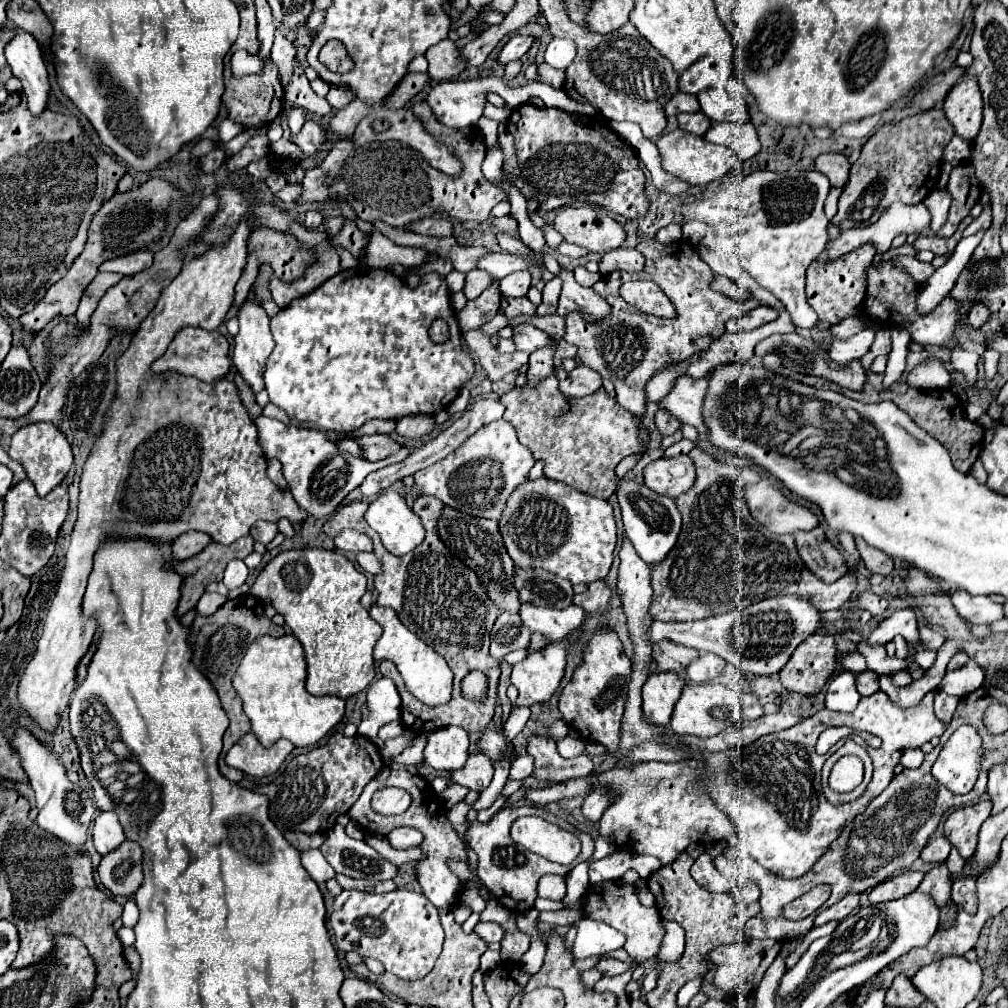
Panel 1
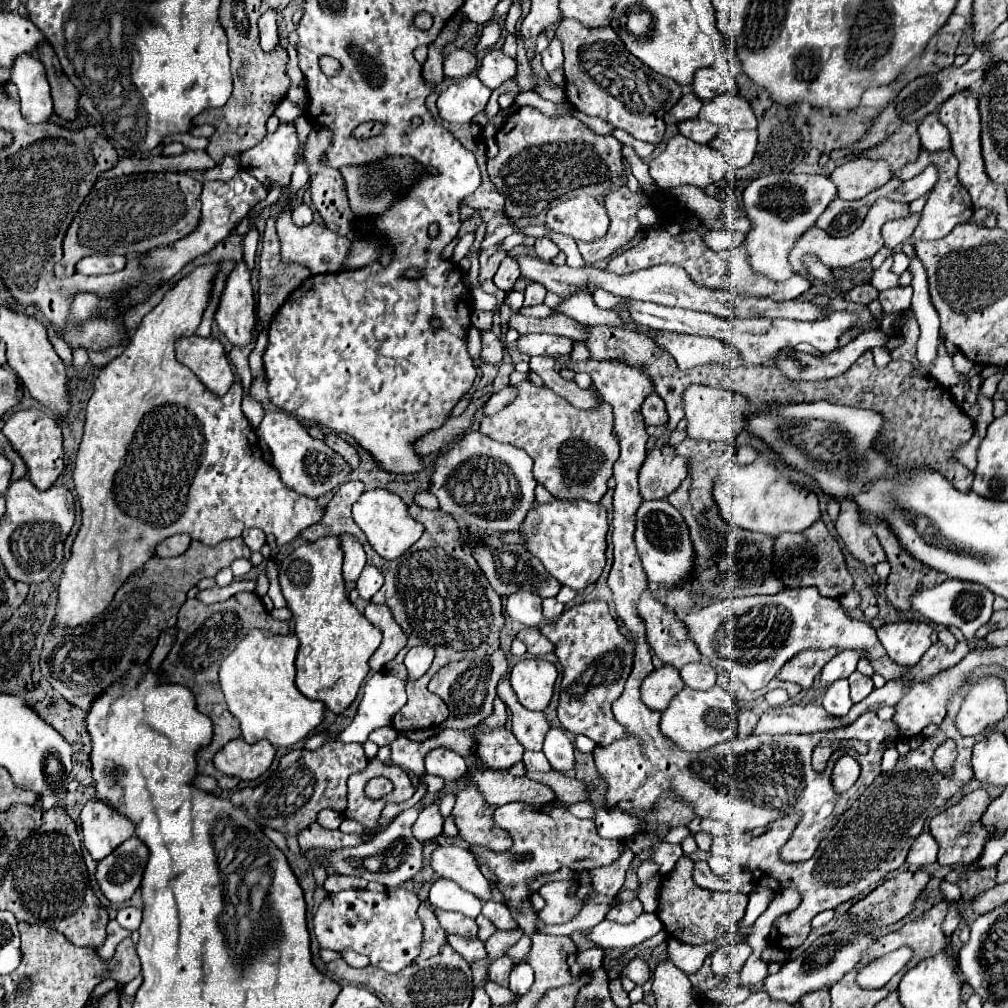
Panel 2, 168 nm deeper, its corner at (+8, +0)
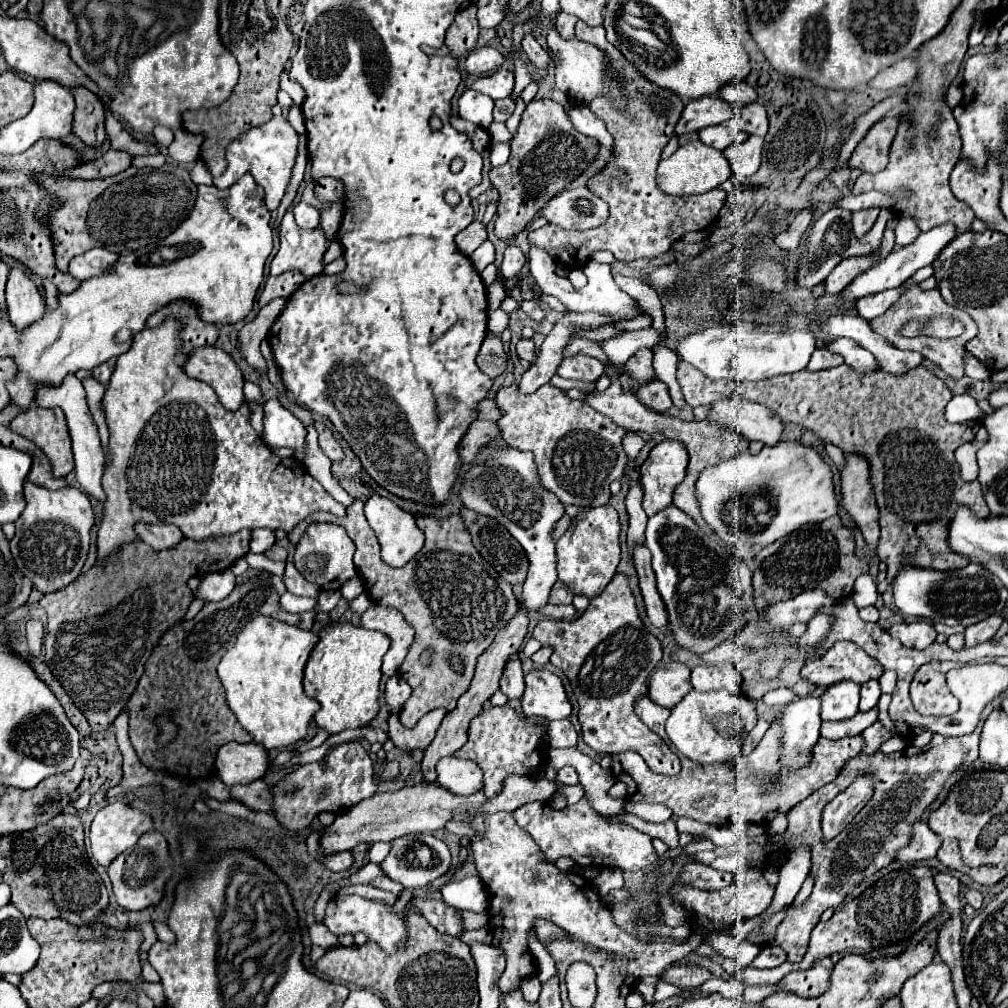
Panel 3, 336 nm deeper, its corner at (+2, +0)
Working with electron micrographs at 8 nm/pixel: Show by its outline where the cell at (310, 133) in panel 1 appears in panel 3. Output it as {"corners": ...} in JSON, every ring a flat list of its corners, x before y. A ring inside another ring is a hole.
{"corners":[[283,115,273,117,269,123,249,129,245,135,241,135,237,141,233,141,227,147,227,163,229,163,227,171,221,177,215,177,213,183,217,189,225,191,241,175,245,175,249,171,253,175,253,179,265,189,265,205,269,207,269,211,275,211,279,207,281,197,285,195,285,191,289,187,291,171,293,171,295,157,297,157,297,145,299,145,299,135,289,125,289,121]]}

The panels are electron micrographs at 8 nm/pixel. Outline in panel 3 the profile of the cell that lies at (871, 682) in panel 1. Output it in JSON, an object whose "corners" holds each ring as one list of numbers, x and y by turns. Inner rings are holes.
{"corners":[[871,679,871,681,863,683,863,685,861,685,861,703,859,703,859,709,861,709,861,711,869,711,869,709,873,709,873,707,877,705,879,697,881,697,879,681]]}

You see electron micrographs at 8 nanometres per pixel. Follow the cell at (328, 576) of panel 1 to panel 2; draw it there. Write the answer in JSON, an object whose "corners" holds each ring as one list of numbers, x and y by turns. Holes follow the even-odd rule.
{"corners":[[321,537,313,543,305,543,295,549,287,559,283,559,279,567,279,581,283,595,289,603,289,609,295,617,295,635,299,637,299,653,297,653,297,687,307,699,317,699,325,703,329,711,341,715,357,697,363,679,369,673,369,657,377,651,381,643,381,629,371,625,347,599,345,581,341,575,343,567,343,549,339,537]]}

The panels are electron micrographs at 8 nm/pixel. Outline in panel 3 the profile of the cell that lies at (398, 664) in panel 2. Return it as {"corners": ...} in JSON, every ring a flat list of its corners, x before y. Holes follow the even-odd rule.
{"corners":[[355,499,347,507,347,515,343,518,323,511,309,515,299,523,295,531,291,531,291,535,287,535,289,541,297,545,307,527,314,522,337,523,347,529,357,547,355,567,361,573,371,599,379,605,399,609,415,629,415,641,399,667,399,675,413,687,411,699,403,705,399,713,401,723,405,727,415,727,415,723,431,709,443,707,451,711,459,695,467,689,467,681,471,681,477,657,491,645,495,635,519,611,519,601,515,599,511,585,503,581,473,547,471,535,463,527,459,515,451,515,445,519,417,517,417,525,425,533,425,545,405,567,399,569,389,567,381,561,379,541,375,539,375,533,371,531,363,515,361,499],[423,647,435,649,431,667,423,667,419,661,419,653,423,651],[453,655,457,655,463,663,463,673,457,673,453,669,449,661]]}

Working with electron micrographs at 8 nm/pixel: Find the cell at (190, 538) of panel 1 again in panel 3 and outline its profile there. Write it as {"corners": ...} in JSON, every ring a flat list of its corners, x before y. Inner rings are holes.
{"corners":[[137,525,137,533,155,551,171,549,183,539,183,533,175,525]]}

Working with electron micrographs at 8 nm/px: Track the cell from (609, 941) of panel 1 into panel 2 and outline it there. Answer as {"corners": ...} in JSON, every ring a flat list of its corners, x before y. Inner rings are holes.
{"corners":[[643,913,633,923,613,923,613,921,601,921,593,929,587,931,587,937,605,949,631,949,645,939,653,937,663,929,661,919,657,919,655,913]]}

